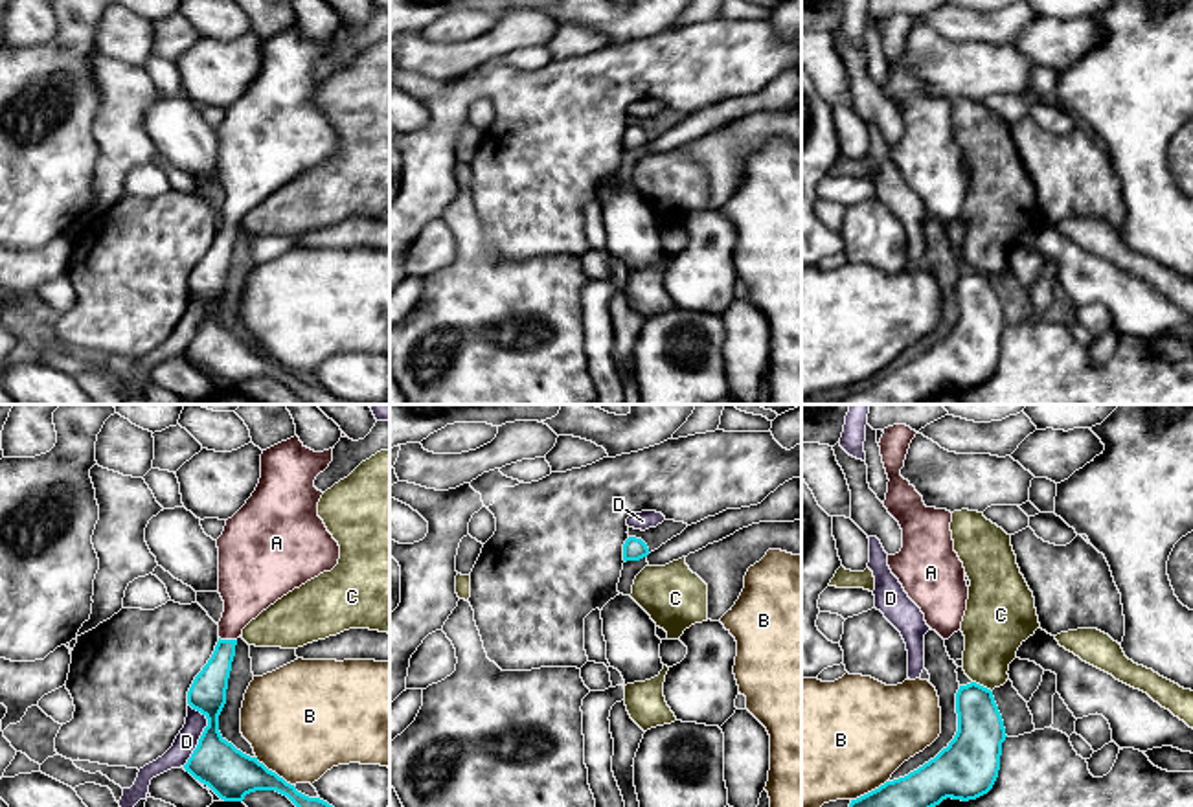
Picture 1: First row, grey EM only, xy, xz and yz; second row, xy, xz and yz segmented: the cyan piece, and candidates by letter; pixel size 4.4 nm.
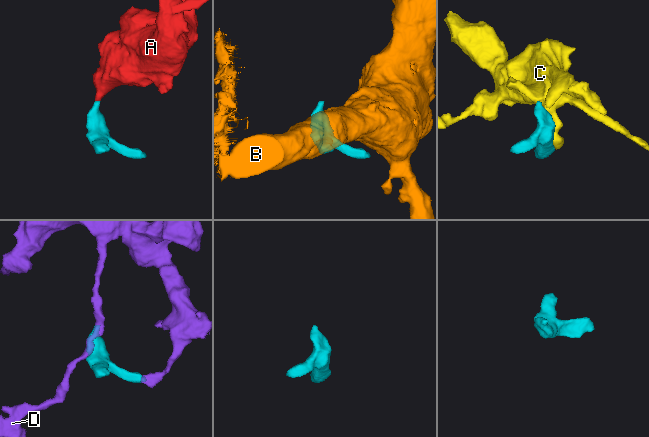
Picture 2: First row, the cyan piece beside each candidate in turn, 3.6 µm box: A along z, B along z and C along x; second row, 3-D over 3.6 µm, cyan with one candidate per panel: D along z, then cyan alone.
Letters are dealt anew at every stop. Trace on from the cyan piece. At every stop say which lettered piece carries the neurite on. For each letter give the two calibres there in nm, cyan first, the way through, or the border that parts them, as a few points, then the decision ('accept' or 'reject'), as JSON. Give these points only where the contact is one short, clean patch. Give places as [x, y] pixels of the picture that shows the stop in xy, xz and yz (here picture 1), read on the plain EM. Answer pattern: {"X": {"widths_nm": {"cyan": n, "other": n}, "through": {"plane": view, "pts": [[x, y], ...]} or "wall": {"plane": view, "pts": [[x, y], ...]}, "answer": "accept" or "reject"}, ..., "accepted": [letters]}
{"A": {"widths_nm": {"cyan": 160, "other": 240}, "through": {"plane": "xy", "pts": [[208, 280], [228, 228], [230, 214], [249, 175]]}, "answer": "accept"}, "B": {"widths_nm": {"cyan": 220, "other": 480}, "answer": "reject"}, "C": {"widths_nm": {"cyan": 200, "other": 260}, "answer": "reject"}, "D": {"widths_nm": {"cyan": 220, "other": 100}, "answer": "reject"}, "accepted": ["A"]}

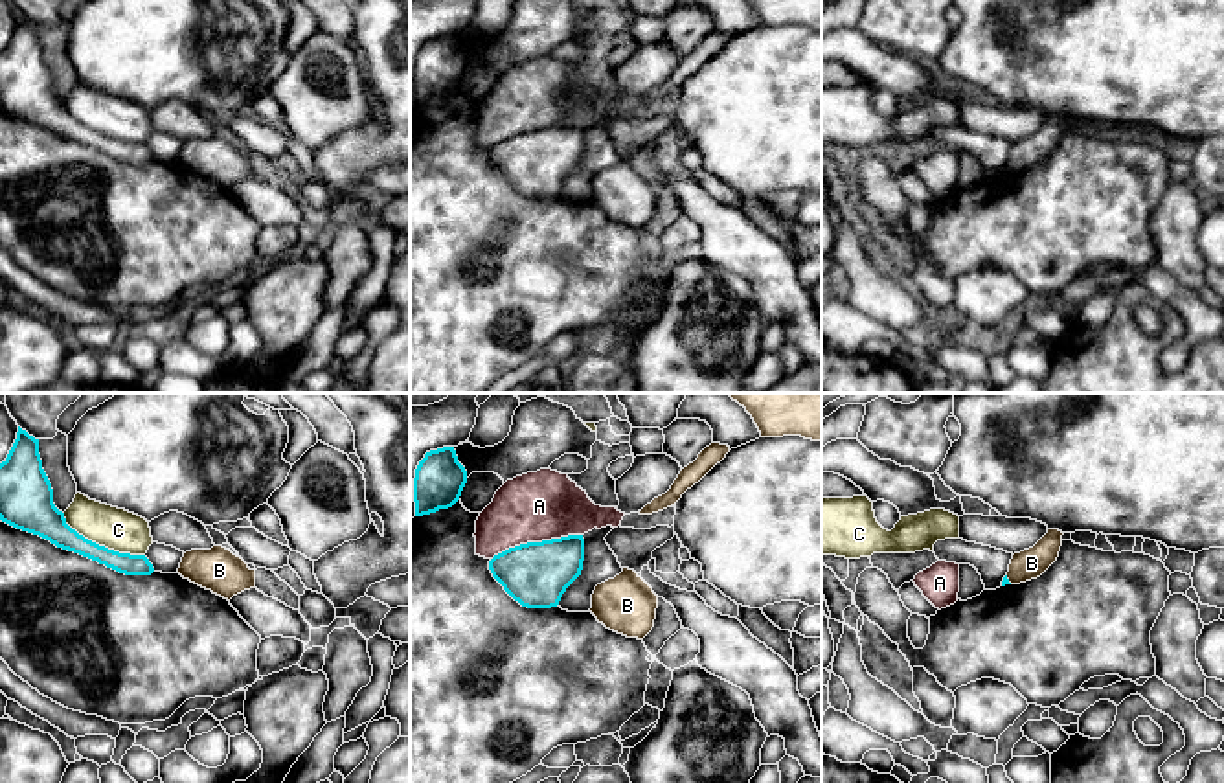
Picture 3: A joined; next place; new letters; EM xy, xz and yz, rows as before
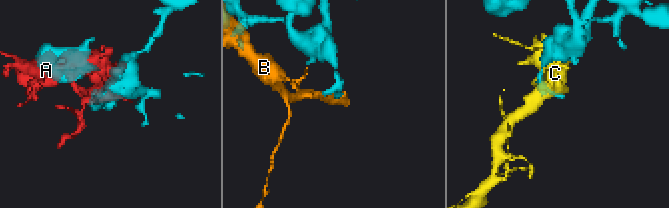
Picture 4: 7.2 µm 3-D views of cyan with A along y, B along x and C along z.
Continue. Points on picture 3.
{"A": {"widths_nm": {"cyan": 280, "other": 300}, "answer": "reject"}, "B": {"widths_nm": {"cyan": 30, "other": 130}, "wall": {"plane": "yz", "pts": [[1006, 164], [1011, 171]]}, "answer": "reject"}, "C": {"widths_nm": {"cyan": 140, "other": 180}, "answer": "reject"}, "accepted": []}

